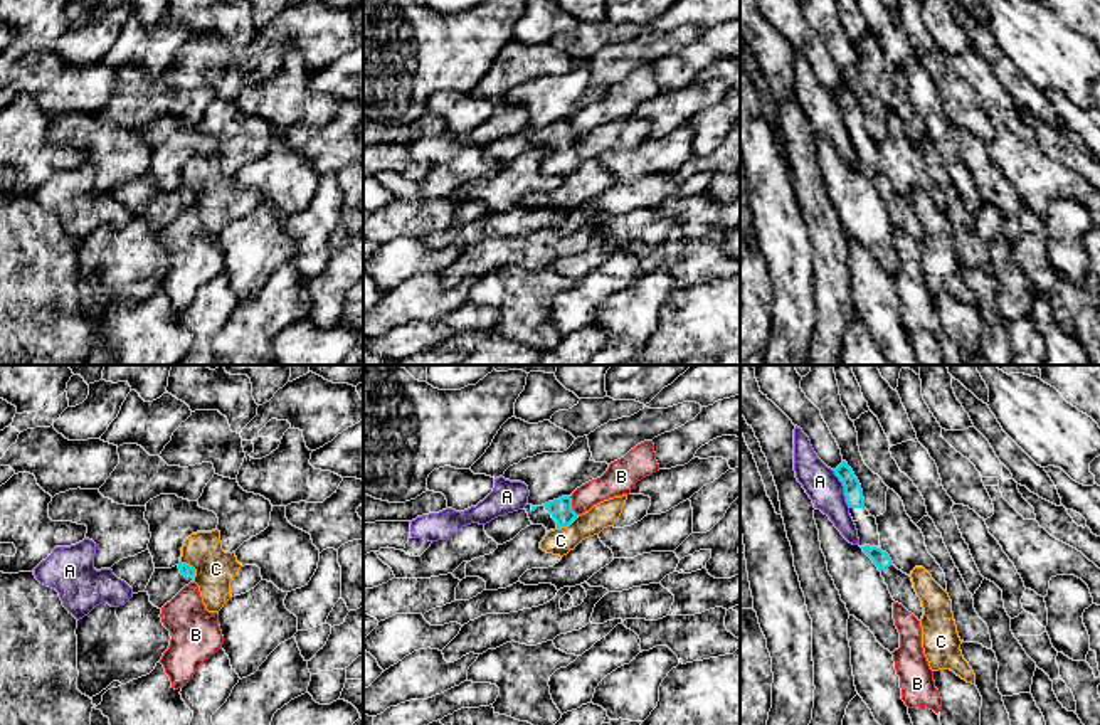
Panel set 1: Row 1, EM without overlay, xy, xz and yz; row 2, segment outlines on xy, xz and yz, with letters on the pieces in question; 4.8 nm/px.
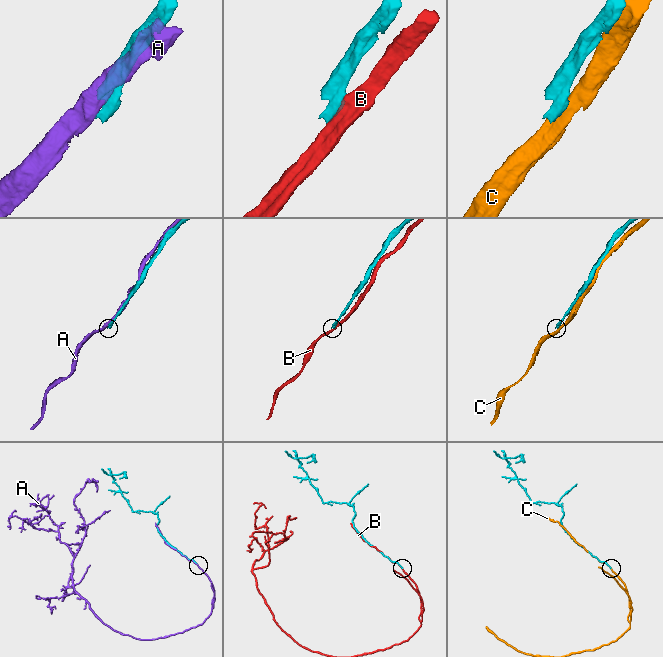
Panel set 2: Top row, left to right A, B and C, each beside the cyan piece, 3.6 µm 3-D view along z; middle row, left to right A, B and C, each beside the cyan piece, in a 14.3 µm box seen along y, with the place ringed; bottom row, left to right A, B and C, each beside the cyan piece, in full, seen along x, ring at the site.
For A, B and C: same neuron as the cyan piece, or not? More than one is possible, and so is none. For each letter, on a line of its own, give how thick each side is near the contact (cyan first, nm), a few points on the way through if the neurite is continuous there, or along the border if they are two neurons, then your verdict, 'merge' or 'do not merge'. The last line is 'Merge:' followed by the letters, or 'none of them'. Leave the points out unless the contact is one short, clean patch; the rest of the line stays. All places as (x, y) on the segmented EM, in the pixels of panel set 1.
A: 90/160 nm | do not merge
B: 110/140 nm | do not merge
C: 50/190 nm | do not merge
Merge: none of them

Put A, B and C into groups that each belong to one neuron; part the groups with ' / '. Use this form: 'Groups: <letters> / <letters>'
Groups: A / B / C

